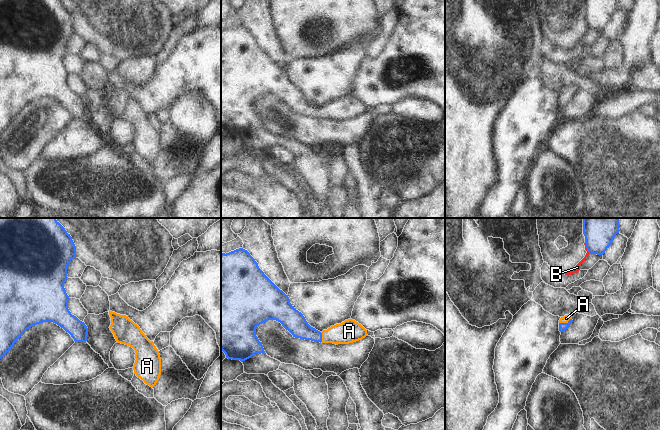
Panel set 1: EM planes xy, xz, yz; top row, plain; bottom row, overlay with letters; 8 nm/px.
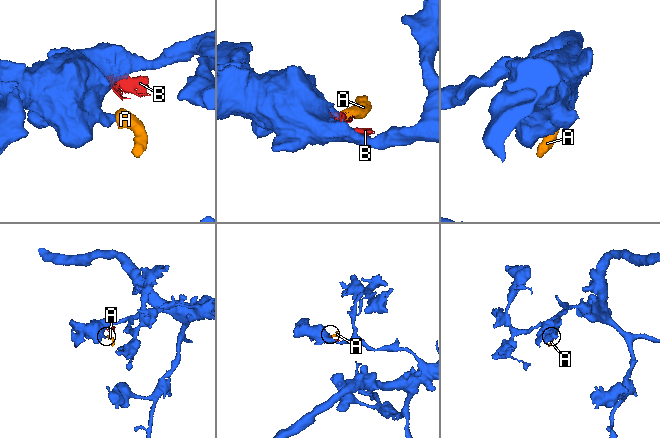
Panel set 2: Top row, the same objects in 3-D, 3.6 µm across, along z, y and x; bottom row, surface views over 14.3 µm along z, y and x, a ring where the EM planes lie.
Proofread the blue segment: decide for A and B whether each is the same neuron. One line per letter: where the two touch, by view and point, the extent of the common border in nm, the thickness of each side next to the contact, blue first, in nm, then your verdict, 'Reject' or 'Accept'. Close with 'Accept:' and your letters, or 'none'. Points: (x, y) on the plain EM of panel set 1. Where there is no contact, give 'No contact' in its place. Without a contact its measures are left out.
A: Touches blue at yz (565, 99). Shared border 110 nm. Thickness 60 nm (blue) against 60 nm. Accept
B: Touches blue at yz (586, 23). Shared border 100 nm. Thickness 220 nm (blue) against 50 nm. Reject
Accept: A.

